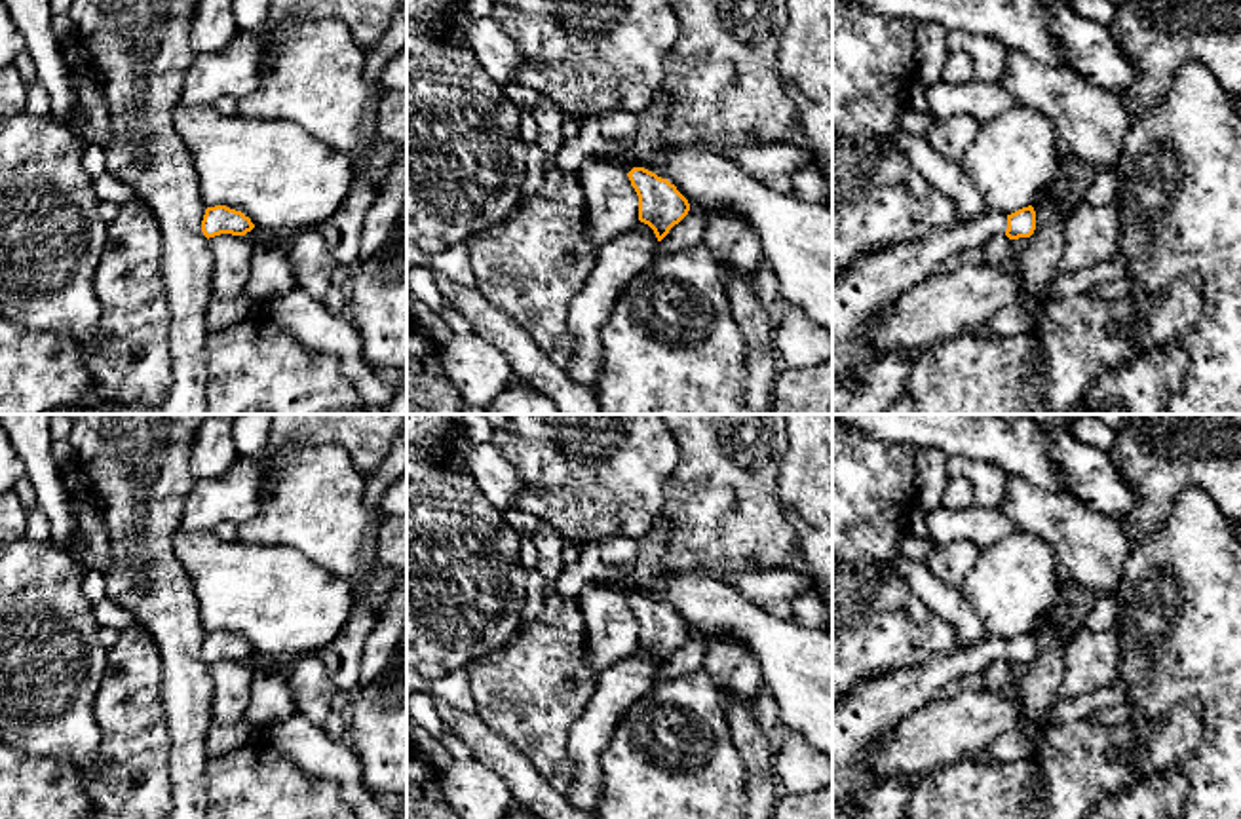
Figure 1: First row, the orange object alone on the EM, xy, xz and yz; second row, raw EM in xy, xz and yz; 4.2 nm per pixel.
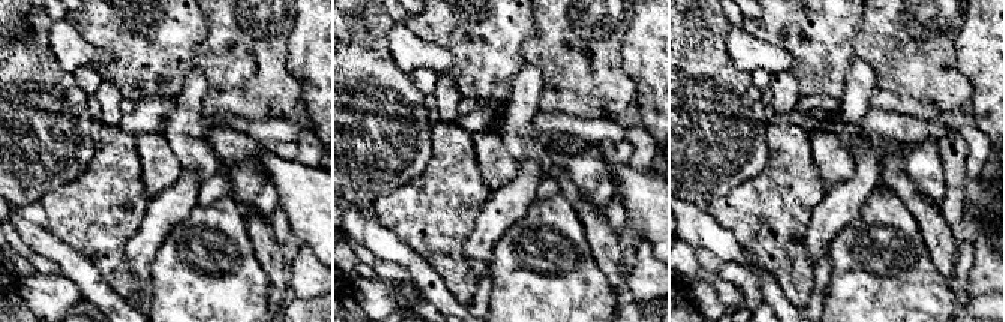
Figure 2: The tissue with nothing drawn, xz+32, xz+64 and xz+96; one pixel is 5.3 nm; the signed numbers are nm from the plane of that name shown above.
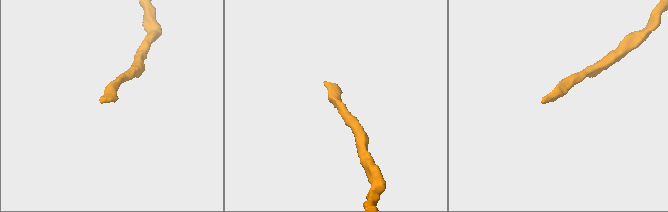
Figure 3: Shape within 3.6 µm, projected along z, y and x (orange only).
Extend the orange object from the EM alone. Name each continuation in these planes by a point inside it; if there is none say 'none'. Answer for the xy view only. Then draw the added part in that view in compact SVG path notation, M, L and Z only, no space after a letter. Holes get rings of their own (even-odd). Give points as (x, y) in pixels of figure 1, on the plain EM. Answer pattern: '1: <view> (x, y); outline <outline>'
none

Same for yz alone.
1: yz (871, 711); outline M986 635L971 644L958 644L927 663L884 675L832 701L832 809L880 777L867 770L870 745L916 709L935 699L948 682L969 673L983 673L994 661L1005 661L1007 640Z

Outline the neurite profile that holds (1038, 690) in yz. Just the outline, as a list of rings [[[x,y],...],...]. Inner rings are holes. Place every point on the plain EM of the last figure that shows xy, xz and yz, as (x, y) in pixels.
[[[1062,572],[1059,574],[1055,602],[1032,627],[1036,656],[1026,663],[1026,673],[1019,680],[1019,699],[1022,703],[1021,728],[1040,728],[1041,737],[1049,730],[1045,716],[1060,699],[1062,650],[1085,625],[1085,616],[1095,597],[1087,585],[1070,580]]]

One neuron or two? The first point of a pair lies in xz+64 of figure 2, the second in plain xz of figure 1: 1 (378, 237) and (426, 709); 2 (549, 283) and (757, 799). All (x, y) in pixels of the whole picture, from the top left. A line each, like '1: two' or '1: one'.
1: two
2: two

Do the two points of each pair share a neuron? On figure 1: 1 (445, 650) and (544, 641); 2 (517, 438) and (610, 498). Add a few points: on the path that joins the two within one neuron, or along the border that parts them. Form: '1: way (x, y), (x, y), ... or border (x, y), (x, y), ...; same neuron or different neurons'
1: border (521, 629), (502, 648); different neurons
2: way (540, 441), (567, 455), (588, 476); same neuron

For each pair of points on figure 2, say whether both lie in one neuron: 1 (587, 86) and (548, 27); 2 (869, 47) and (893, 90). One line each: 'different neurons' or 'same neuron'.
1: same neuron
2: same neuron

